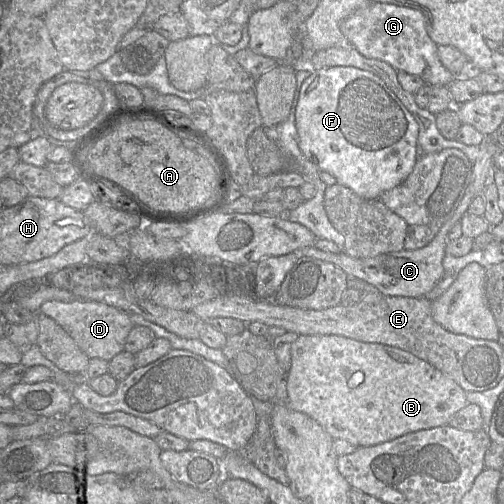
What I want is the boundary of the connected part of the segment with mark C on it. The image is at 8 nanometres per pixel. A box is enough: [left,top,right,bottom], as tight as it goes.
[293,190,475,297]

